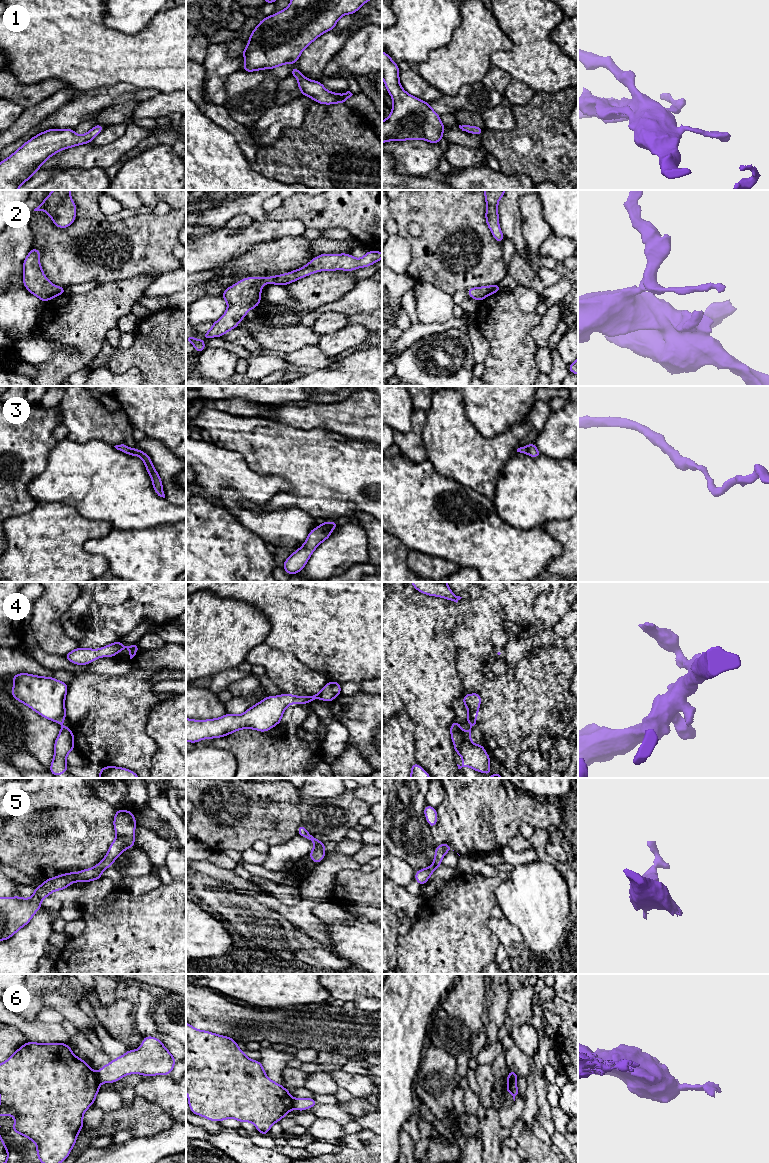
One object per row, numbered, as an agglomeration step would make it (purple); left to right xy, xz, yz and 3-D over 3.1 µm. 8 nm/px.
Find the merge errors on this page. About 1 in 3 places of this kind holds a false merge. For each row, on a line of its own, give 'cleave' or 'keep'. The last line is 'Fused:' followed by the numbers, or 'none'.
1: keep
2: keep
3: keep
4: keep
5: keep
6: cleave
Fused: 6

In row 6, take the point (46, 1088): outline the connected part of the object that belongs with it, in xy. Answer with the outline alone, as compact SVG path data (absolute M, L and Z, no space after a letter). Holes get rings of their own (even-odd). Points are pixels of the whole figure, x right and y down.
M25 1042L25 1044L16 1050L7 1061L0 1063L0 1117L12 1115L15 1118L12 1131L26 1136L37 1145L36 1154L41 1163L62 1163L69 1156L76 1143L80 1130L84 1128L83 1114L94 1104L99 1090L99 1082L90 1065L81 1058L76 1057L68 1044Z

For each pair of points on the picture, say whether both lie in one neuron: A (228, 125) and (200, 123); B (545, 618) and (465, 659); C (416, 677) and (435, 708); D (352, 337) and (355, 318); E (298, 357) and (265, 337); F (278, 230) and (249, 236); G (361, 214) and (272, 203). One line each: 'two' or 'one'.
A: two
B: one
C: one
D: two
E: two
F: one
G: two

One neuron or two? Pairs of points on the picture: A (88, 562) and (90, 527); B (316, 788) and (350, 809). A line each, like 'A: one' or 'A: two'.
A: one
B: two

